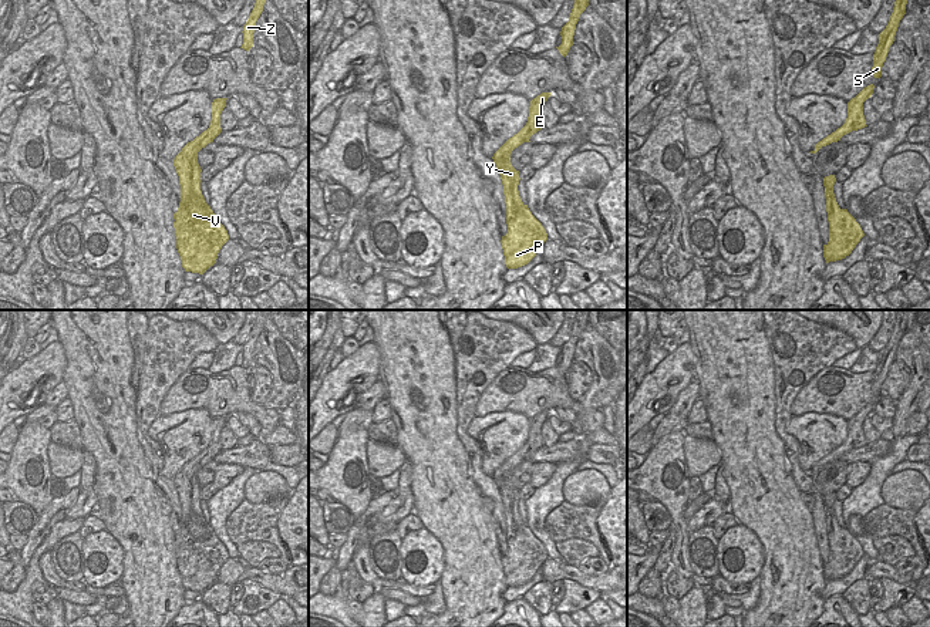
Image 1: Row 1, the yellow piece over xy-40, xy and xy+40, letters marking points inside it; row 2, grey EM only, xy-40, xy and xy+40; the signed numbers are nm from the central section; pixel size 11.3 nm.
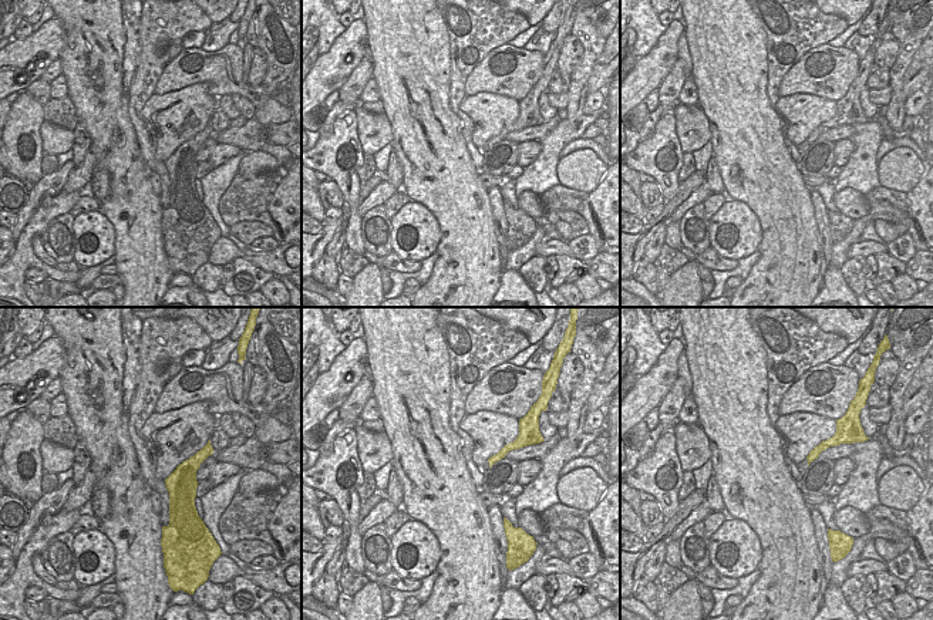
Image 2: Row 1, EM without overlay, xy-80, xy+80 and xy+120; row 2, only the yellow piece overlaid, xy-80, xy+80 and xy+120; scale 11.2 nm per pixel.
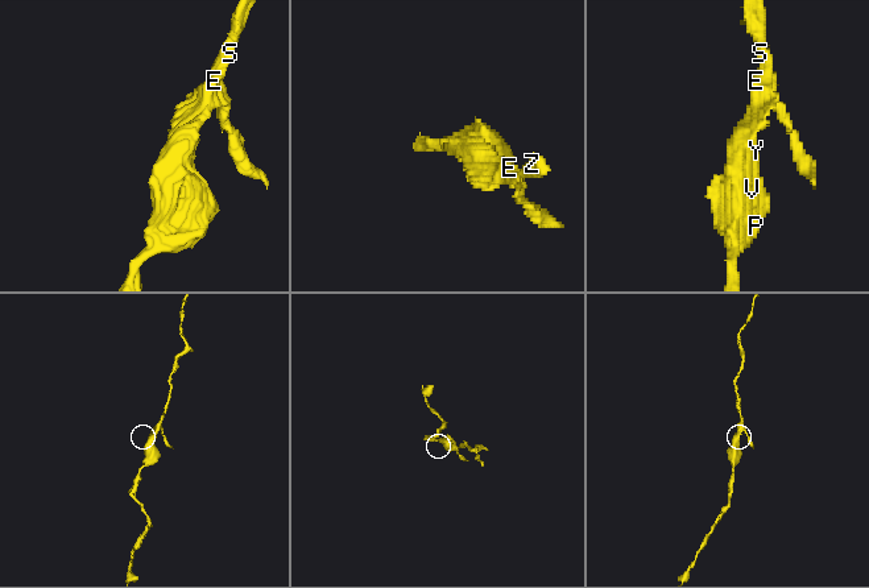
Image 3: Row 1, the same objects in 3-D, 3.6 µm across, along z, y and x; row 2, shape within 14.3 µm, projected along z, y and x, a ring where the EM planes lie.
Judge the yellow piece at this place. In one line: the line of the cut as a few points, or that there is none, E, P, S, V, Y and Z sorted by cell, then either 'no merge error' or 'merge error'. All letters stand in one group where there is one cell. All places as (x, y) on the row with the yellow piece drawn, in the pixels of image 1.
no cut | E P S V Y Z | no merge error

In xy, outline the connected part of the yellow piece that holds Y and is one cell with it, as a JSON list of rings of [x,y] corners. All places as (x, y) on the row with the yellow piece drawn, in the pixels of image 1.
[[[542,92],[530,101],[526,125],[509,138],[492,156],[503,185],[508,233],[502,236],[502,249],[508,269],[528,264],[547,240],[542,223],[532,215],[519,196],[519,171],[511,164],[511,154],[543,128],[542,107],[552,92]]]

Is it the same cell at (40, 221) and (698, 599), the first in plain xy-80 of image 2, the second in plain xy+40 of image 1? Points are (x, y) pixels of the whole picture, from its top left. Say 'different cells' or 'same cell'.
different cells

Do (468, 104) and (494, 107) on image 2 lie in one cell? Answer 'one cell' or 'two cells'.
one cell

